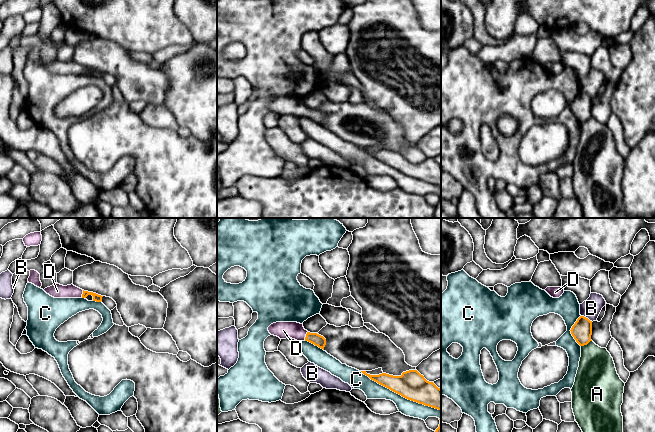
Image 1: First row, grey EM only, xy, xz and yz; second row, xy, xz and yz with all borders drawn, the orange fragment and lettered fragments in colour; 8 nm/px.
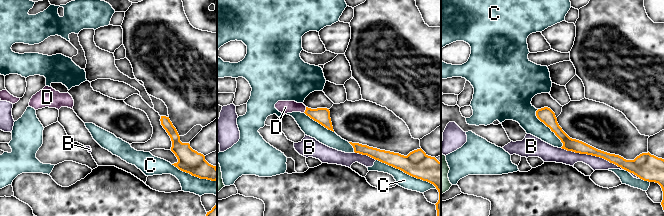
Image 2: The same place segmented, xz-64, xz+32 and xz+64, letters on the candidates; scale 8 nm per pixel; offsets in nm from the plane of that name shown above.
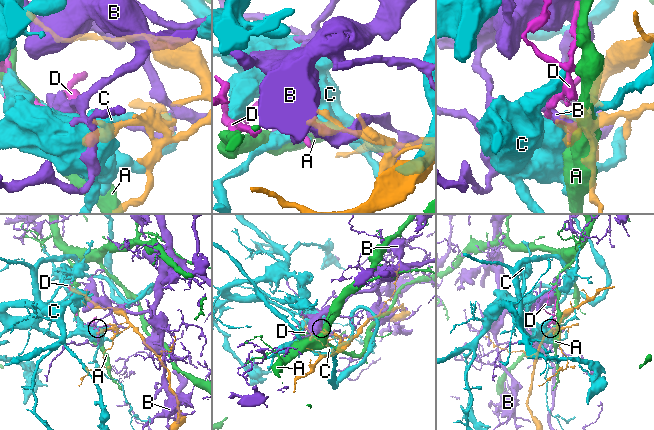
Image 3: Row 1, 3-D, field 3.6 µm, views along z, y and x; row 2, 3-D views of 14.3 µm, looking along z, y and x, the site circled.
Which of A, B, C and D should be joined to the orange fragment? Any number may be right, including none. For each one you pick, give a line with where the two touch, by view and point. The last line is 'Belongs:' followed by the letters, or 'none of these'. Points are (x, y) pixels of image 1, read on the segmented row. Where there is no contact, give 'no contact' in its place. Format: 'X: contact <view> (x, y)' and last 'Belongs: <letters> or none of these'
D: contact xz (306, 336)
Belongs: D

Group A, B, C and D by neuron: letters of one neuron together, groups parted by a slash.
A / B / C / D

